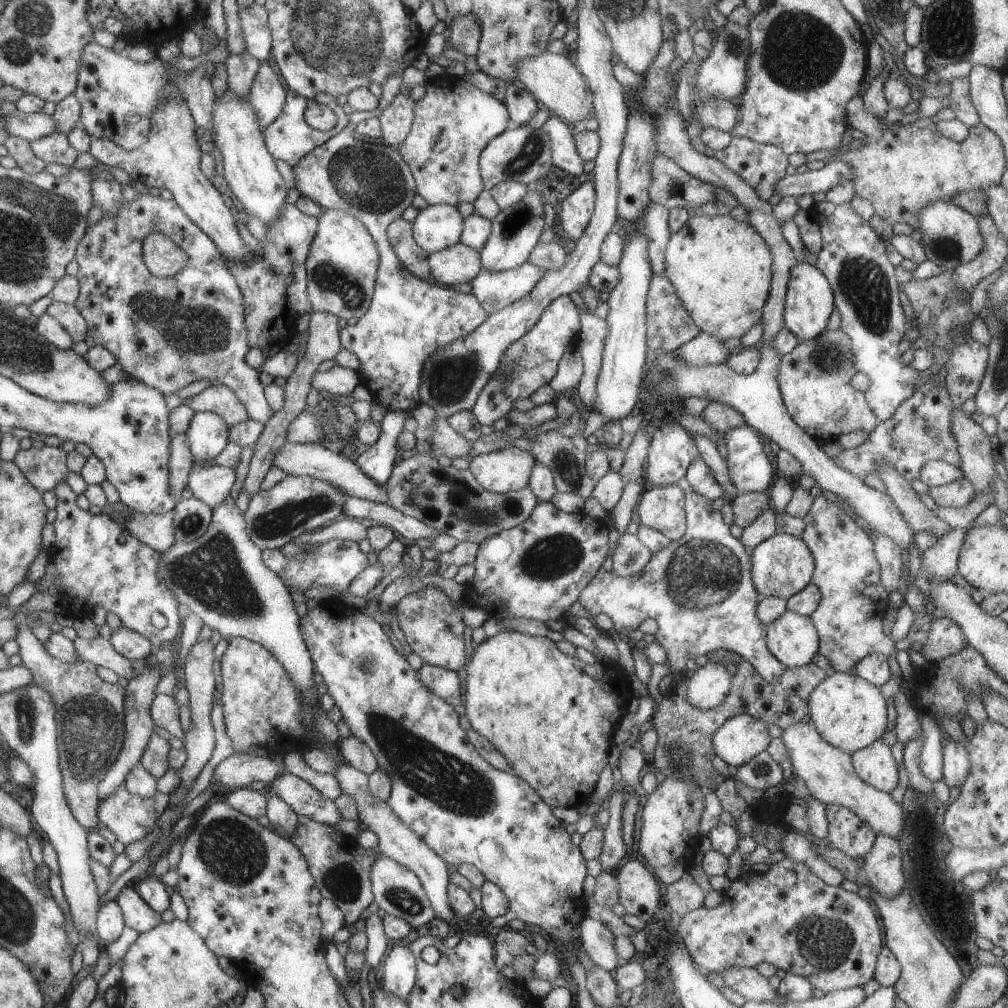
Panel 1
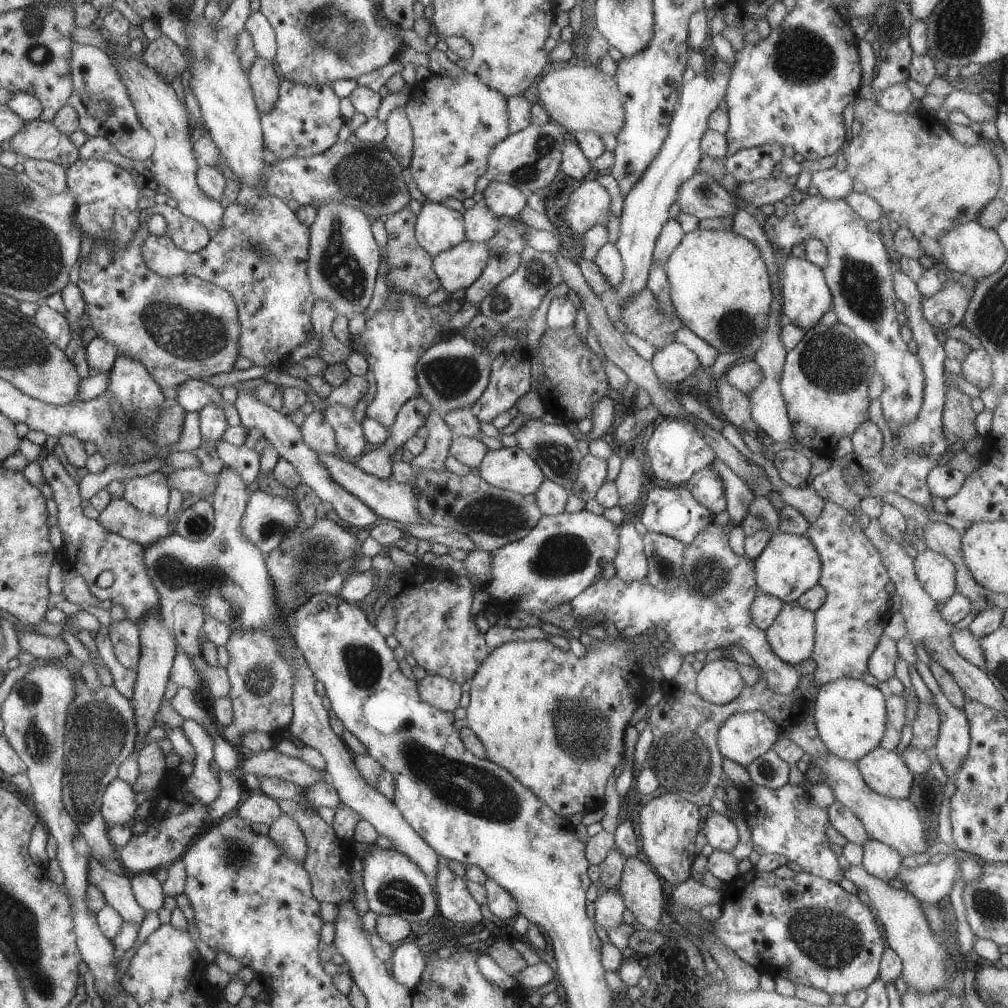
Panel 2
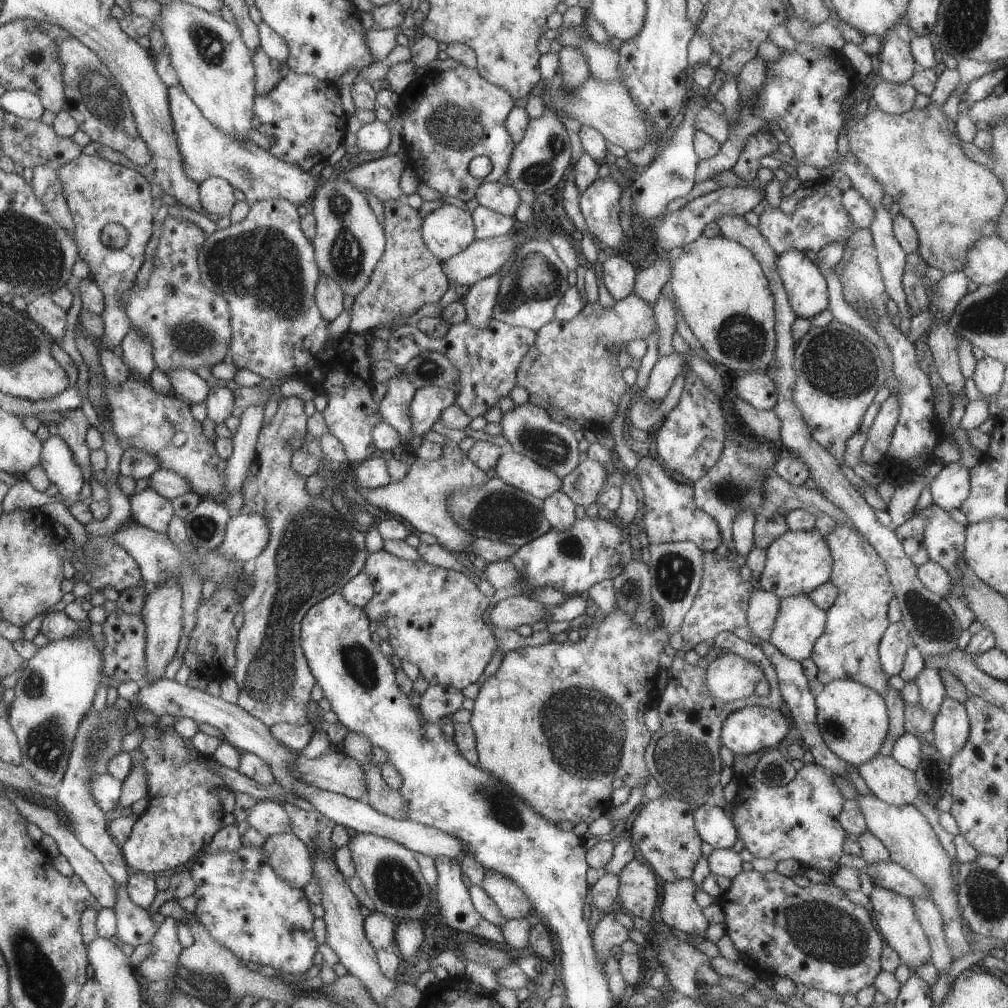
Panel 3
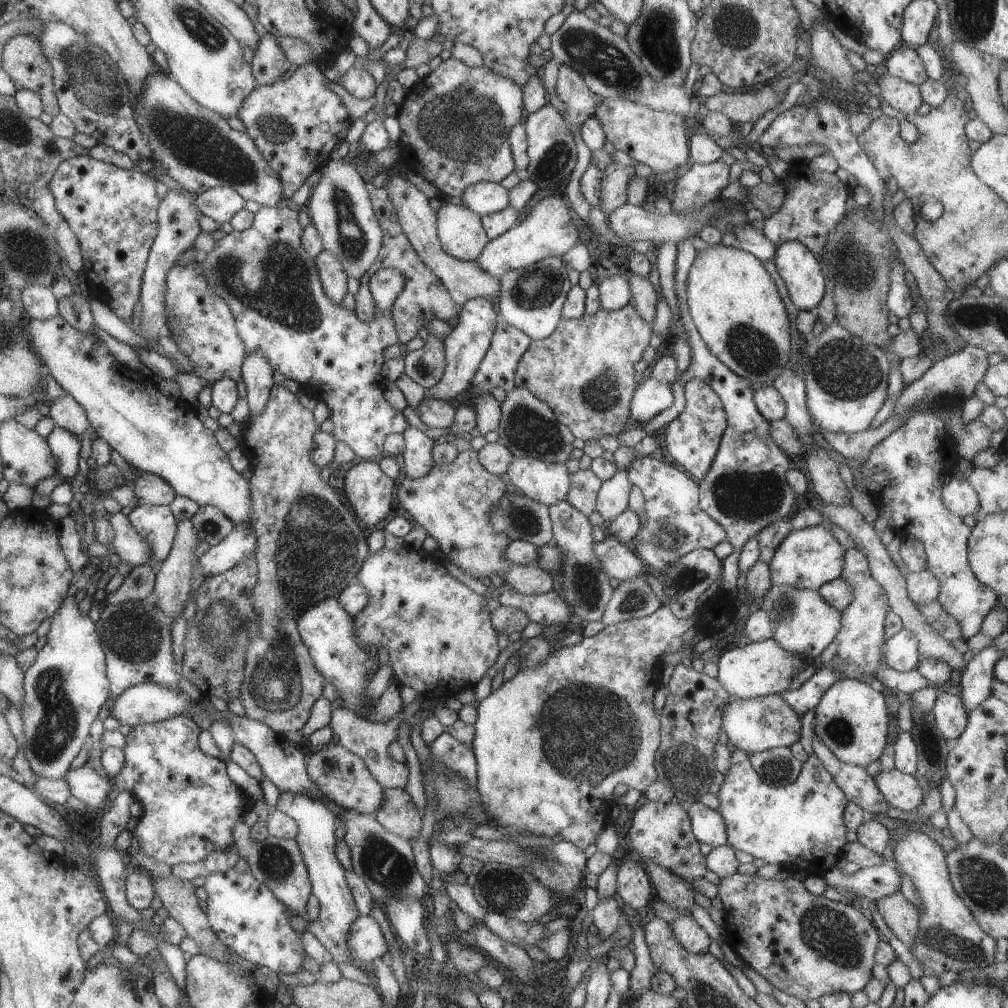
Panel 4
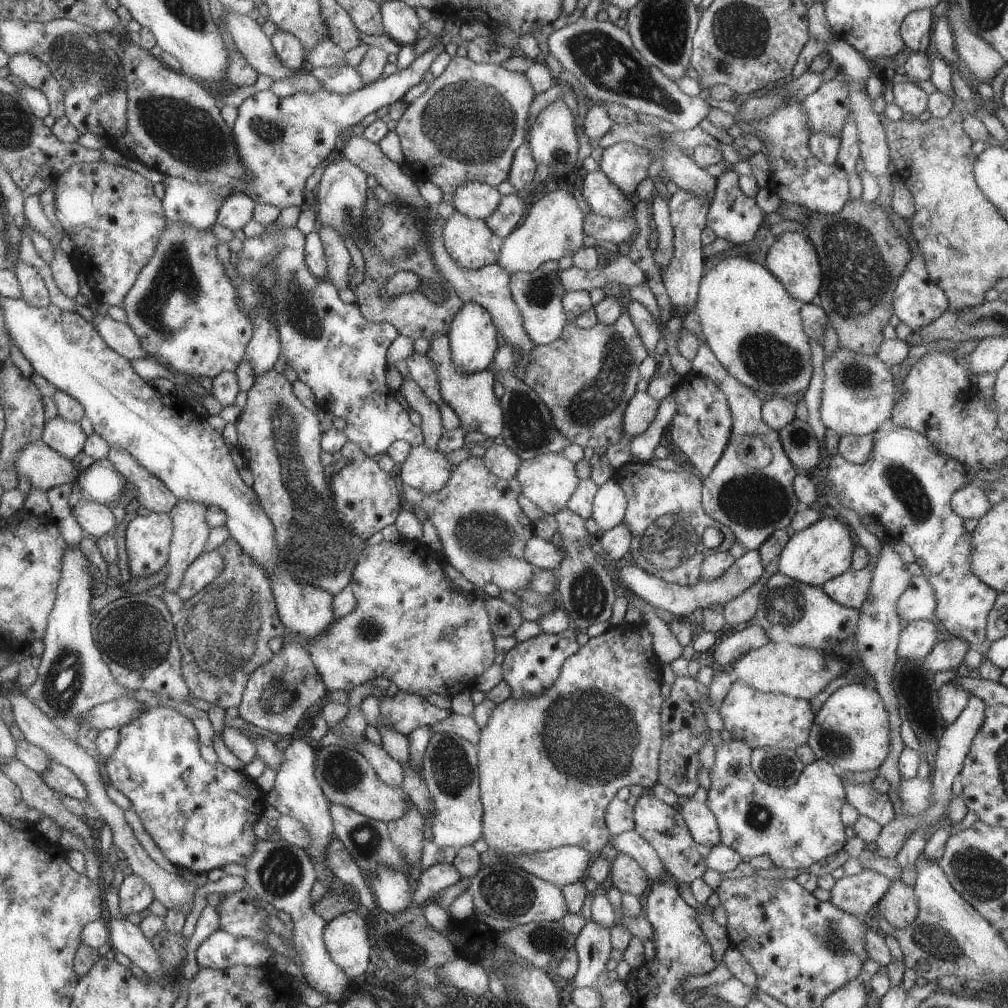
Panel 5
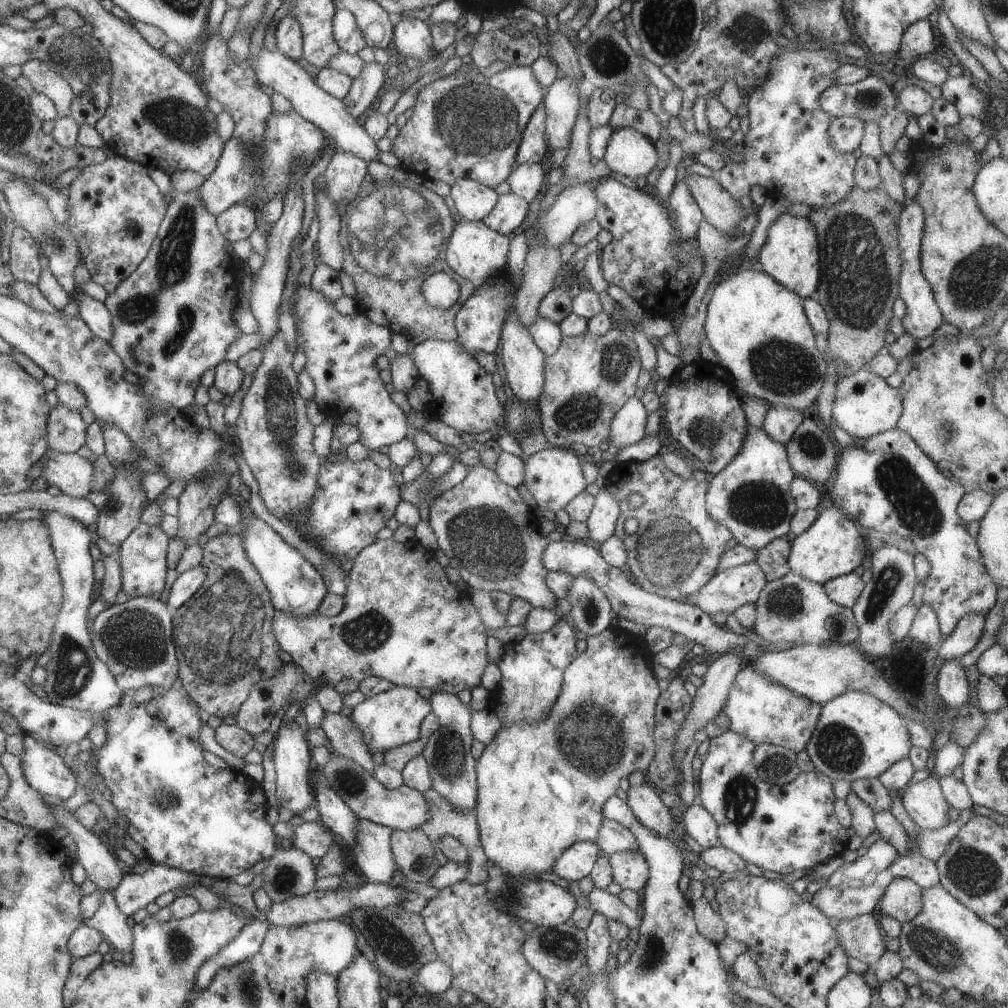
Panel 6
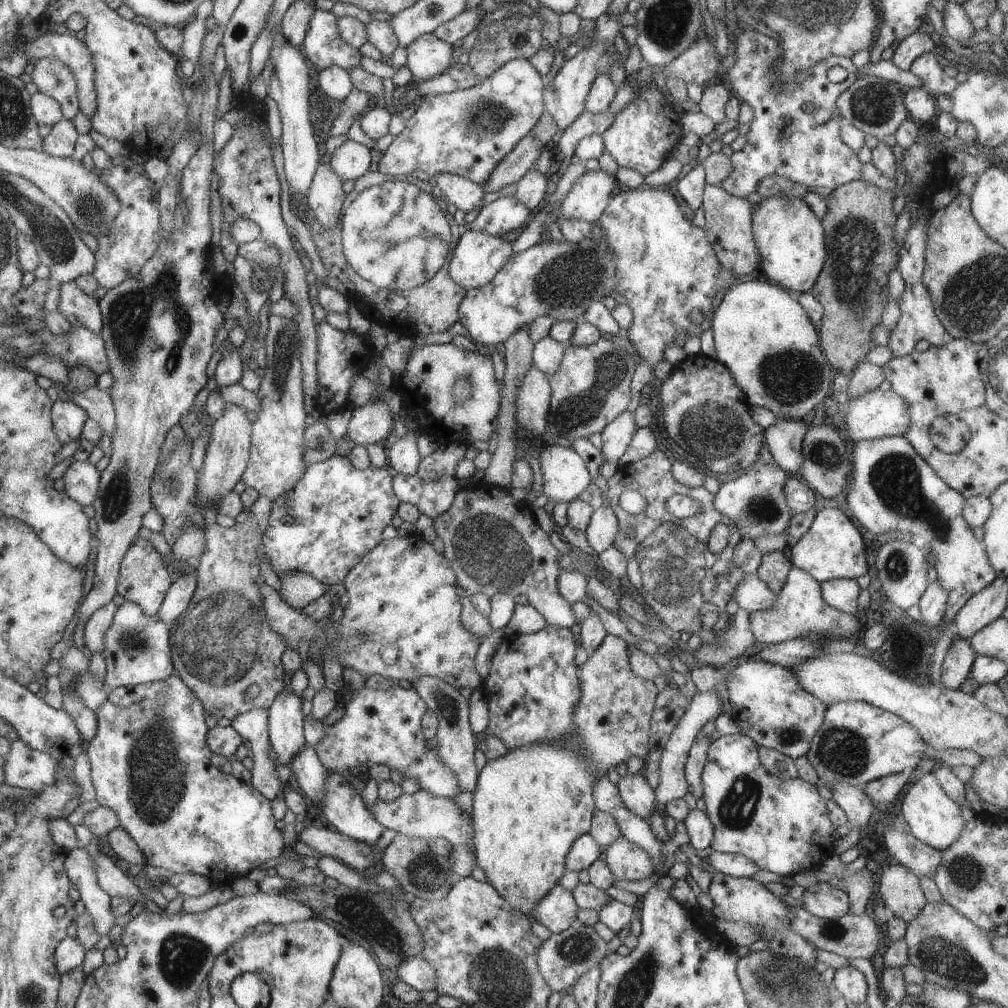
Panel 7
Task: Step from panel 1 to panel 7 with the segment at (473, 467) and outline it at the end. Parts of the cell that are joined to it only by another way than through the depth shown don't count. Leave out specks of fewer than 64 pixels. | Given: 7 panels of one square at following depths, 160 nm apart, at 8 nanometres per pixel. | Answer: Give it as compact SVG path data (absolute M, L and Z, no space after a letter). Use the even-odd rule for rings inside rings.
M549 441L539 447L535 455L542 472L542 494L548 498L548 506L556 502L568 503L570 500L577 499L577 495L583 492L585 487L591 482L583 460L571 446L563 447Z

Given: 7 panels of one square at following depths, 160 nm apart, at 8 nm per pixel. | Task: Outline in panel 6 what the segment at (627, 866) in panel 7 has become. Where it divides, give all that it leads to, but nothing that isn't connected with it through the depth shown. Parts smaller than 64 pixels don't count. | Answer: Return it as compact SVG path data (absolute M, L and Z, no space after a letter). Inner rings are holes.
M639 851L616 852L607 857L613 882L619 884L621 889L637 892L645 886L648 879L648 864Z

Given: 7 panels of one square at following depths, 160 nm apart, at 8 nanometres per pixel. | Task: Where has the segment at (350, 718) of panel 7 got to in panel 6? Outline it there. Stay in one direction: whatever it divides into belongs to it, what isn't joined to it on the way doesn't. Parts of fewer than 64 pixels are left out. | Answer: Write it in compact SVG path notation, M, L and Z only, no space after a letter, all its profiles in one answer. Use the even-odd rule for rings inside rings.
M392 686L375 696L364 699L352 707L351 720L358 728L360 737L367 750L381 752L401 746L401 743L420 740L420 724L423 717L431 710L429 701L423 699L417 691L406 686Z

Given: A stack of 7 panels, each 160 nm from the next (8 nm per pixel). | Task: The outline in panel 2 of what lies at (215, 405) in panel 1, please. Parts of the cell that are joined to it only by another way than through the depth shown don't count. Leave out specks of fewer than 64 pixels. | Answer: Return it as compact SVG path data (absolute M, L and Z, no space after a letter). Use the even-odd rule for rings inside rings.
M189 379L175 389L177 402L183 407L184 412L199 412L206 404L215 403L224 410L229 427L240 424L236 408L221 398L219 388L200 379Z

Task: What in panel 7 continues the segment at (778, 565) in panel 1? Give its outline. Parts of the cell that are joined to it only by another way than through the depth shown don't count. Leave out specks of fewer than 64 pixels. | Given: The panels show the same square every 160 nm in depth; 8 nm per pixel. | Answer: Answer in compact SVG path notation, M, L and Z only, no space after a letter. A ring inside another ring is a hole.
M843 506L837 508L820 508L816 511L809 530L797 539L791 548L790 563L803 569L817 582L831 579L856 579L868 574L866 561L866 547L861 539L859 530L851 523L849 517L843 513Z

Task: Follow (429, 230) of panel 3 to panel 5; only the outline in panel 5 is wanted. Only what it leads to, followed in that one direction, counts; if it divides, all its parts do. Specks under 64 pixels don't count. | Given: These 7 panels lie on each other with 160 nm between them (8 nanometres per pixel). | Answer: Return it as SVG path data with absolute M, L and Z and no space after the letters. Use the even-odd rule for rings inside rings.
M455 211L442 228L442 239L447 254L459 268L476 271L482 266L494 265L498 259L498 252L503 238L493 234L493 231L481 219L472 219Z

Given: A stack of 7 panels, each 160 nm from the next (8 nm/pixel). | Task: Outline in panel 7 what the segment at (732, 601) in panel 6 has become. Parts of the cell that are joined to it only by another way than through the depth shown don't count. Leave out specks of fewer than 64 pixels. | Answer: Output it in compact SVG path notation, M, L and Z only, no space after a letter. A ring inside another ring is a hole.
M756 574L745 575L732 592L739 608L751 611L762 611L774 604L776 594L759 580Z

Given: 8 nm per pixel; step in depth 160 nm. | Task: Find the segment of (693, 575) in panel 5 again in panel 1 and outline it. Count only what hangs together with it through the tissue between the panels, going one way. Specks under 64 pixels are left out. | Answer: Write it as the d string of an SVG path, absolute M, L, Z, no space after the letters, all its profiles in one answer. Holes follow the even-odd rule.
M677 485L644 490L637 502L637 512L640 524L661 532L670 541L685 533L683 492Z

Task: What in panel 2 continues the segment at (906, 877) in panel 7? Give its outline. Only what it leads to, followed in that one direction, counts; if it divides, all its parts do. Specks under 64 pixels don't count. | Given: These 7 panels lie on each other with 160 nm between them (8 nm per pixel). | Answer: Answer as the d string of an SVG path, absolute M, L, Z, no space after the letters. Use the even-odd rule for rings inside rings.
M850 865L842 870L842 874L869 897L869 905L881 927L885 945L901 959L902 976L907 988L930 996L933 990L945 988L949 982L946 974L946 958L949 955L930 931L924 917L923 903L909 891L892 888L885 881L875 878L862 865Z

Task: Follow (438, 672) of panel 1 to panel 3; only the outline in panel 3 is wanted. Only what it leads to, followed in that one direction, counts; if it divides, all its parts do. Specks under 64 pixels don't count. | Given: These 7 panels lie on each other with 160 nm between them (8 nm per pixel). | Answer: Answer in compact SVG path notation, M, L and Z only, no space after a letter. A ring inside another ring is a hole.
M429 685L425 692L420 695L416 707L425 722L441 725L441 718L452 715L457 709L461 708L463 699L461 691L456 688Z

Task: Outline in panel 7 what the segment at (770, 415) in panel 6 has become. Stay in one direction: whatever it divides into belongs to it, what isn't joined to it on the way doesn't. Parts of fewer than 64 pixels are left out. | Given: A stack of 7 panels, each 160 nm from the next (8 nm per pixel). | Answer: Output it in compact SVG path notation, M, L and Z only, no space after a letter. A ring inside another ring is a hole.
M779 419L764 430L764 445L772 460L788 476L799 476L803 464L802 440L809 426L803 419Z

